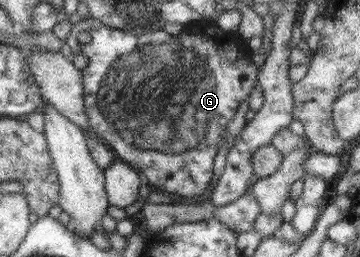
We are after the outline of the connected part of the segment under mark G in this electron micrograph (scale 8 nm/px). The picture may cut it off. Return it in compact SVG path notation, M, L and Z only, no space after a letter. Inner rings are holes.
M89 16L87 19L84 18L75 25L72 25L72 30L70 30L70 34L66 37L65 42L72 54L86 55L86 59L88 59L88 62L84 68L80 70L80 73L83 83L84 109L86 110L91 130L105 142L105 145L110 148L113 153L116 153L119 160L129 163L135 168L140 173L143 181L152 189L176 193L187 198L201 195L211 182L212 162L219 156L221 151L217 147L220 135L224 133L227 121L230 121L230 119L234 117L238 103L246 100L249 96L252 84L259 70L254 64L250 63L251 53L248 51L248 48L246 48L245 40L237 39L236 32L222 31L222 29L219 29L215 24L206 23L201 19L196 23L191 22L190 24L184 25L178 35L168 35L164 30L158 30L156 32L136 36L130 33L124 33L124 31L119 31L118 29L109 28L100 21L97 21L97 19ZM82 32L86 32L91 36L91 42L86 45L79 44L76 38L78 34Z

